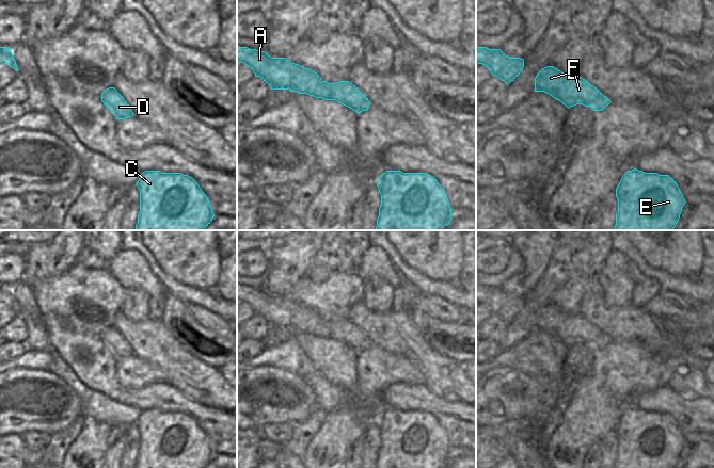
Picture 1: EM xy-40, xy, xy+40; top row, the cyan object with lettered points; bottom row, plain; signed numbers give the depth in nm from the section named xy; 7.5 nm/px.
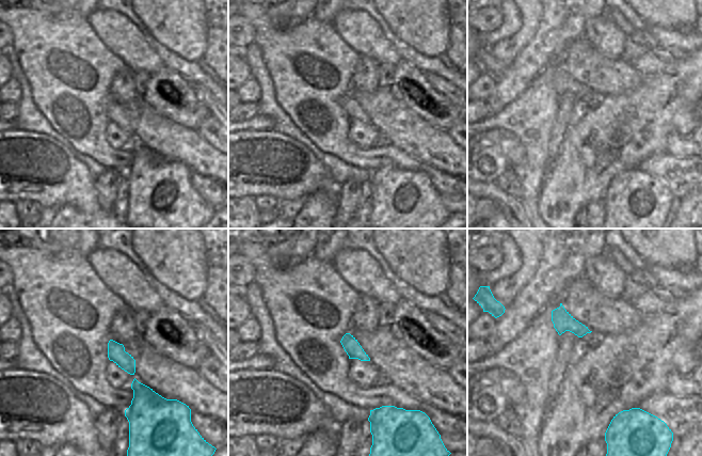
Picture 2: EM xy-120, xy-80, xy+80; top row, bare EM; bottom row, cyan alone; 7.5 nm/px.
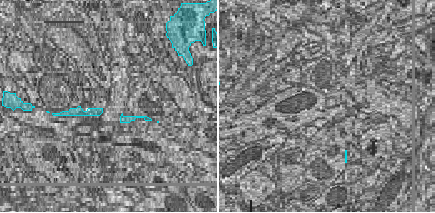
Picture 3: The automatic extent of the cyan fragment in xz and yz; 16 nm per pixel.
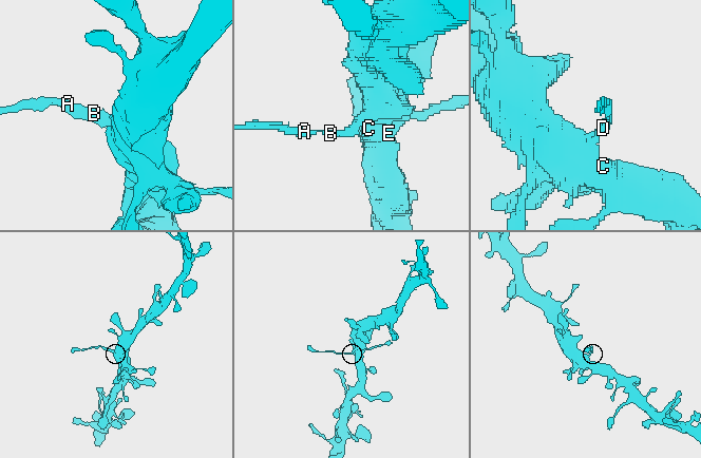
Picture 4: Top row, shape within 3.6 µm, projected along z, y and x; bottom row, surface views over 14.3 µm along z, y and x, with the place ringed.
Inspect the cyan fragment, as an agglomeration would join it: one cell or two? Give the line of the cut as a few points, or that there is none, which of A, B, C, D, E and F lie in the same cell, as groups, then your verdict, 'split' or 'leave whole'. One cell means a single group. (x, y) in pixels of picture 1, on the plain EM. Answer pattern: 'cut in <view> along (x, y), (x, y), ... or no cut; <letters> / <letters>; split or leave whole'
cut in xy along (300, 305), (291, 310), (291, 326), (289, 328); A / B C D E F; split

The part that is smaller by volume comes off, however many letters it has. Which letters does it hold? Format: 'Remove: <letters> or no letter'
Remove: A

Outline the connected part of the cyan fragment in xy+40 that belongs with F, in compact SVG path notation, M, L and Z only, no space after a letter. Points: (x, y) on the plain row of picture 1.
M553 305L542 307L535 317L535 330L544 330L568 348L576 343L604 349L612 340L578 313L566 313Z

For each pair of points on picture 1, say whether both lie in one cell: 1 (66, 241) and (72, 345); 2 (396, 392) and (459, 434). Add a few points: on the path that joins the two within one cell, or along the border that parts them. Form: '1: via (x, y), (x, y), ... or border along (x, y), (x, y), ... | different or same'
1: border along (75, 263), (61, 274), (46, 281) | different
2: via (413, 398), (433, 404), (446, 417) | same

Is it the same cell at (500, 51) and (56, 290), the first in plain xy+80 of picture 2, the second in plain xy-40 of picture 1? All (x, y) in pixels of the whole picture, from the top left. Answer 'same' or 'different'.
different

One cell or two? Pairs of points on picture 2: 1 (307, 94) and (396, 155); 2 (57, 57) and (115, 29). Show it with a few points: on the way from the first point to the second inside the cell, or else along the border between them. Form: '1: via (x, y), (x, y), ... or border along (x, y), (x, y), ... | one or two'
1: via (332, 112), (337, 136), (355, 154), (368, 154) | one
2: border along (86, 18), (96, 35), (115, 54) | two

